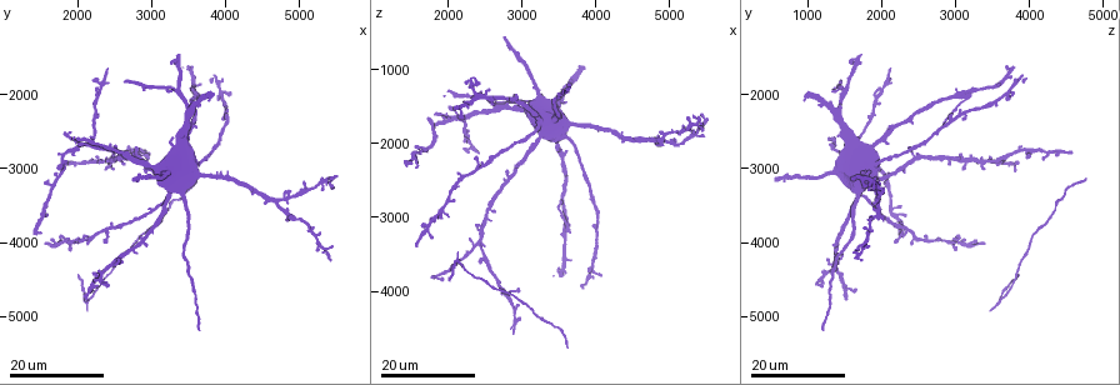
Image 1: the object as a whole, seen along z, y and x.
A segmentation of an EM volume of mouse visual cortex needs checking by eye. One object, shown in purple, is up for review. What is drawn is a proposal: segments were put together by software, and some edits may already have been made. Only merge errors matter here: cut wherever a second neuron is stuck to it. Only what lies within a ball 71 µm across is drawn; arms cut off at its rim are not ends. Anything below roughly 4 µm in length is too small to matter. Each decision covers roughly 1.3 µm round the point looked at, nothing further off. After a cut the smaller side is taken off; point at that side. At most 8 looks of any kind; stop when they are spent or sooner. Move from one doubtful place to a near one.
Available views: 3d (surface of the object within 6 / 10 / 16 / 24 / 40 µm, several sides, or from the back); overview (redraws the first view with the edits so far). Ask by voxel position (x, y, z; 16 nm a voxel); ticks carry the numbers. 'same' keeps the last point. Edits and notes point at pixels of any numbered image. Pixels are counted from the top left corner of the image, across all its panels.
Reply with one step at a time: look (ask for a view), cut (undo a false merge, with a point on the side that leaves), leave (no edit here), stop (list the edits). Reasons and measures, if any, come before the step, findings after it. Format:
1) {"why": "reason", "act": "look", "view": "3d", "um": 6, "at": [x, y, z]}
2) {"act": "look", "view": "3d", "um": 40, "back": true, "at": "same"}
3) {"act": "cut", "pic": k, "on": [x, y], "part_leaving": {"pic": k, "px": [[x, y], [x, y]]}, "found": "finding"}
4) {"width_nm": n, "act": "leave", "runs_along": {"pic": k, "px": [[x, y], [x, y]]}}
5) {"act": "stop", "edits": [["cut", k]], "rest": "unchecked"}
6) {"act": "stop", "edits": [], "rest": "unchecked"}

{"why": "four or more arms meet", "act": "look", "view": "3d", "um": 16, "at": [2400, 2900, 3350]}

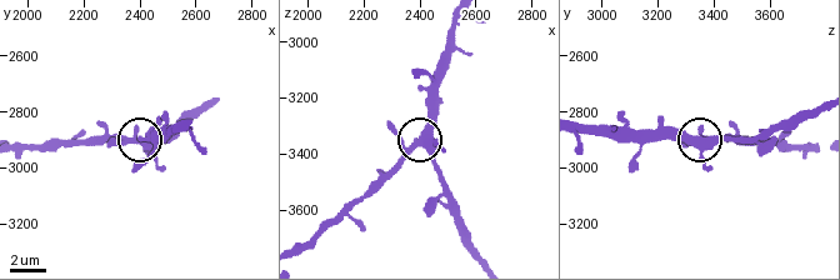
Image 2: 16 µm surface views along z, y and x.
{"act": "look", "view": "3d", "um": 10, "at": [2410, 2910, 3370]}

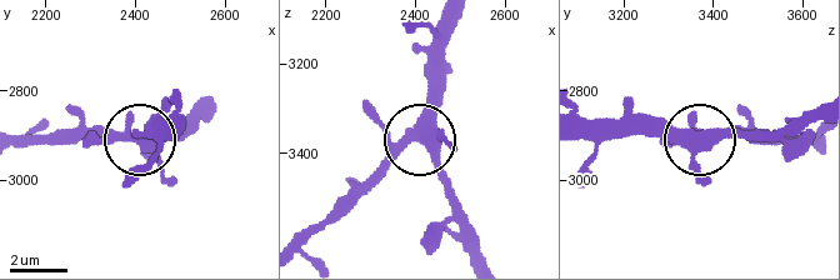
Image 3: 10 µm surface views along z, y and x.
{"arms": 5, "act": "leave", "found": "continuous, no second neuron"}

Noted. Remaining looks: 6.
{"why": "branch point", "act": "look", "view": "3d", "um": 16, "at": [3350, 1950, 1450]}

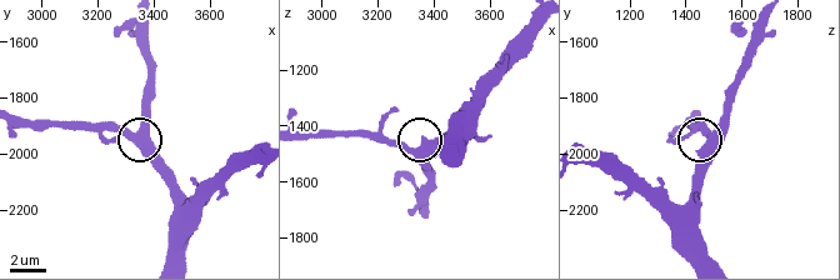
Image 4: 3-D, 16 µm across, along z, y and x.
{"why": "zoom in", "act": "look", "view": "3d", "um": 10, "at": [3340, 1930, 1490]}

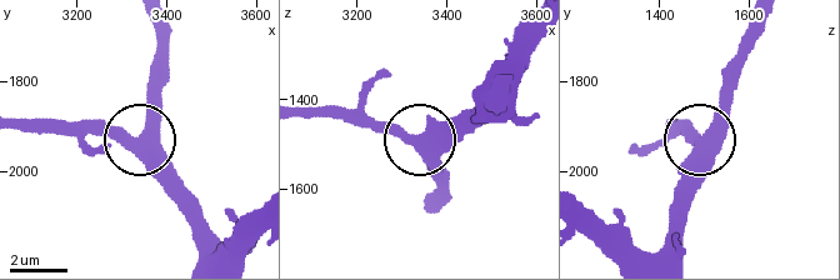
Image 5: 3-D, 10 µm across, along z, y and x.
{"width_nm": 420, "act": "leave", "runs_along": {"pic": 5, "px": [[199, 258], [196, 200], [146, 136], [149, 108], [160, 88]]}, "found": "one neuron here"}

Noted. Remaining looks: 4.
{"why": "small branch off a trunk", "act": "look", "view": "3d", "um": 16, "at": [2600, 2800, 1550]}

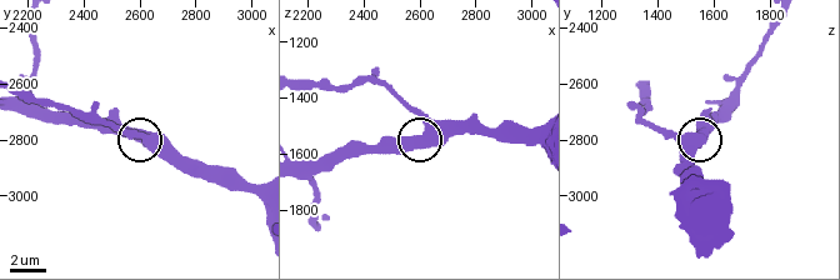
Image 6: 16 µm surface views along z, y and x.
{"act": "look", "view": "3d", "um": 10, "at": [2640, 2800, 1510]}

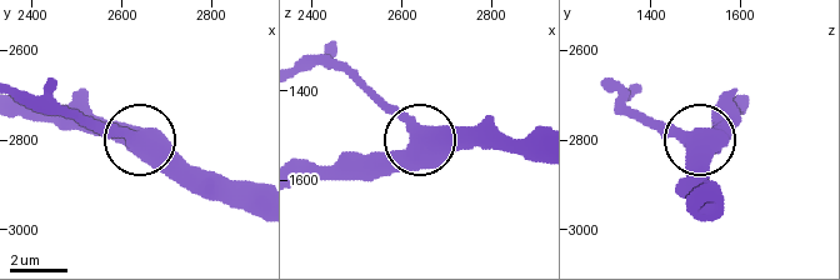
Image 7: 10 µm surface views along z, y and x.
{"act": "leave", "runs_along": {"pic": 7, "px": [[254, 213], [183, 186], [140, 143], [85, 126]]}, "found": "all the same neuron"}

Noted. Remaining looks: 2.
{"act": "look", "view": "3d", "um": 24, "at": [3300, 3450, 4400]}

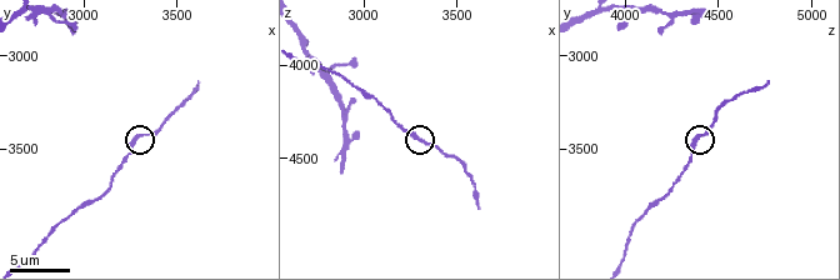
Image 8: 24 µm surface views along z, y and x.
{"act": "look", "view": "3d", "um": 6, "at": [3300, 3440, 4400]}

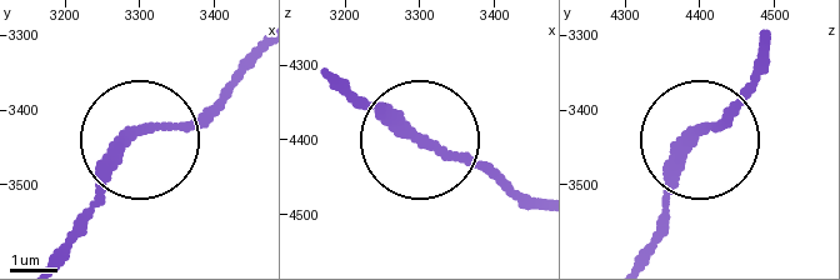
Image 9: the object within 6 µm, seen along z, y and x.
{"act": "leave", "found": "all the same neuron"}

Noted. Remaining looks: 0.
{"act": "stop", "edits": [], "rest": "unchecked"}

